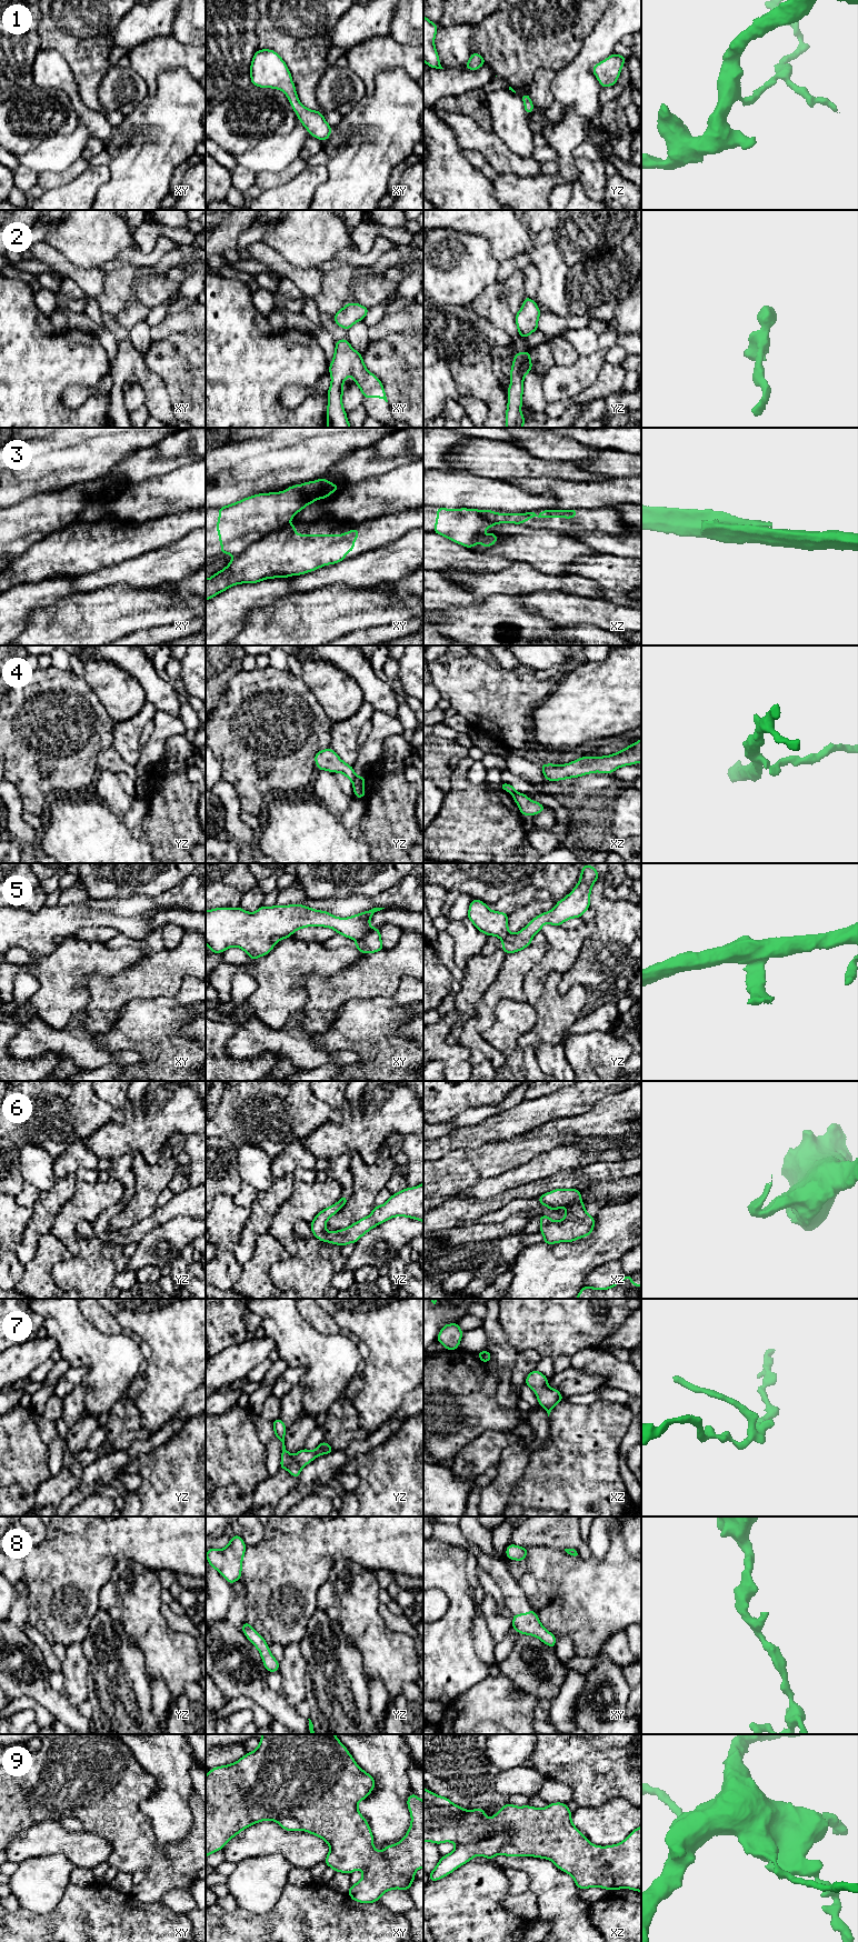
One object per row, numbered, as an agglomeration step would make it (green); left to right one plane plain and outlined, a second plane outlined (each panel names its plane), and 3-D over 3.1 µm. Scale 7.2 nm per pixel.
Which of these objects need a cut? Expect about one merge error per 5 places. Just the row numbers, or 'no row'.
3, 4, 5, 9

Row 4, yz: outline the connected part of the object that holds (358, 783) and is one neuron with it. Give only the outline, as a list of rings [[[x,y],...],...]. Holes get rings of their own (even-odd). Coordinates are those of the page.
[[[357,777],[353,781],[352,781],[352,785],[353,785],[353,793],[355,797],[363,799],[365,797],[365,777]]]

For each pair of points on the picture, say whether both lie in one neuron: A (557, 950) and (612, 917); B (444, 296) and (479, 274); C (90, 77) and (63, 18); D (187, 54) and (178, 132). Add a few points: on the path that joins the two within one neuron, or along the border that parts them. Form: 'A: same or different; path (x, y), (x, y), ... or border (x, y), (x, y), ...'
A: different; border (594, 920), (595, 928), (586, 938), (580, 949)
B: same; path (452, 287), (465, 274), (470, 274)
C: same; path (89, 62), (85, 39), (78, 32)
D: different; border (159, 73), (166, 70), (183, 68), (193, 78)

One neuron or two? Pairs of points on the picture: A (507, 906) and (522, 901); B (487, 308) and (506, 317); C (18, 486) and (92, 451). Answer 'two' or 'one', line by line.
A: one
B: one
C: one

